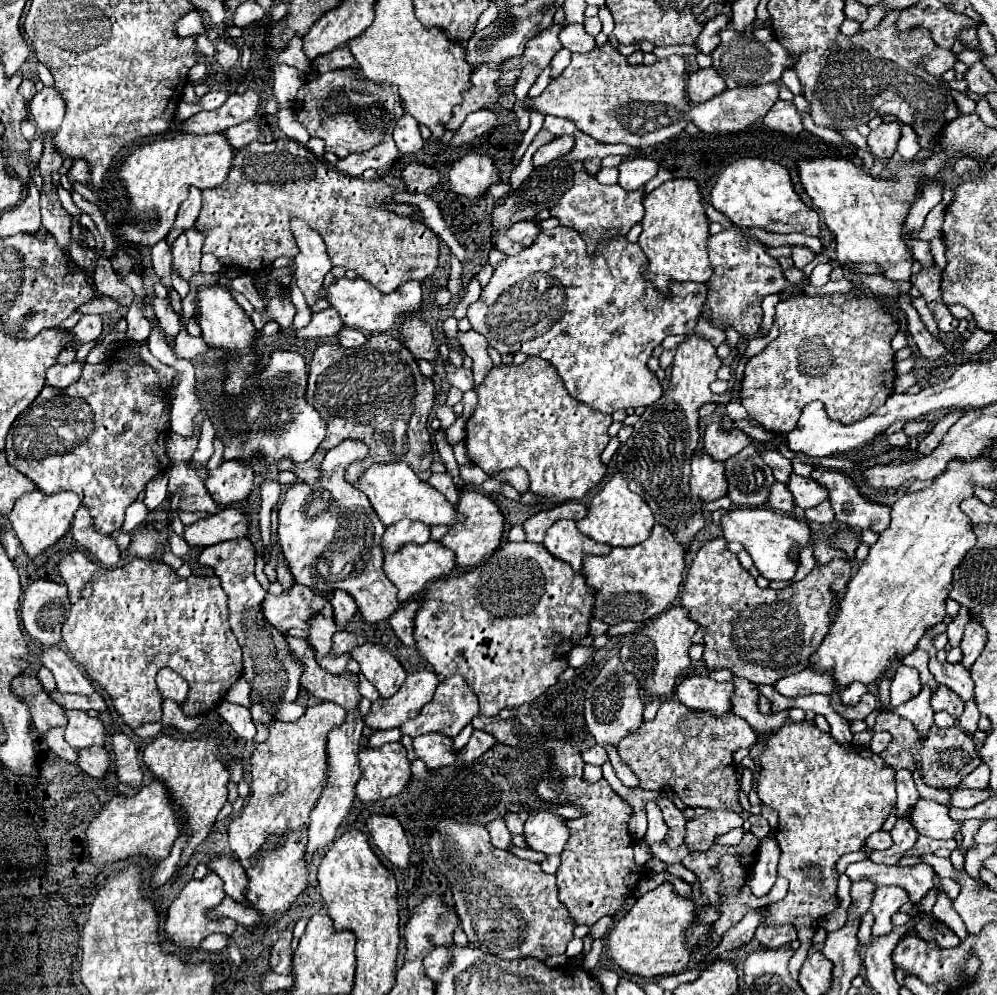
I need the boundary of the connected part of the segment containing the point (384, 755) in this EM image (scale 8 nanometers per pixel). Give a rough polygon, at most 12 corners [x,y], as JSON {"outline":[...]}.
{"outline":[[402,742],[360,752],[356,796],[376,802],[412,780]]}

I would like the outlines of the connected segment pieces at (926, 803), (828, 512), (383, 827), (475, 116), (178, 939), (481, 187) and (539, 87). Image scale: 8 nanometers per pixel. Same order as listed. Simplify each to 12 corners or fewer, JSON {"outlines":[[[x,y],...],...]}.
{"outlines":[[[918,800],[910,812],[916,830],[934,840],[960,834],[962,824],[934,800]],[[830,502],[806,510],[806,520],[818,524],[834,522]],[[394,816],[366,820],[380,852],[398,868],[410,862],[404,828]],[[472,112],[450,146],[462,146],[492,130],[498,112]],[[192,878],[168,908],[166,934],[198,948],[212,932],[232,934],[238,922],[210,918],[226,898],[222,878]],[[466,154],[452,164],[450,190],[470,200],[500,184],[490,156]],[[551,68],[542,70],[528,97],[537,97],[551,82]]]}

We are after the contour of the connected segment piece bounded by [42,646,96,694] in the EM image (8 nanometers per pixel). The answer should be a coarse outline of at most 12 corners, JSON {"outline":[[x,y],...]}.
{"outline":[[64,646],[44,648],[58,692],[92,694],[94,682]]}

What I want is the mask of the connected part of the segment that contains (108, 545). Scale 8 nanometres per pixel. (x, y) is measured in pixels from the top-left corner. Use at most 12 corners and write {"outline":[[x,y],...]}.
{"outline":[[82,504],[72,536],[106,566],[116,566],[120,550],[110,534],[96,530]]}

